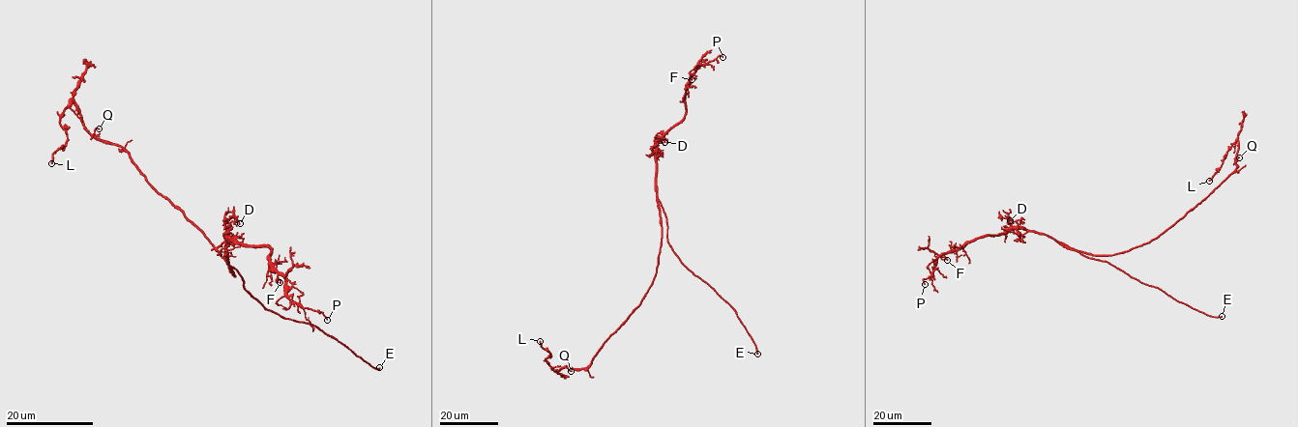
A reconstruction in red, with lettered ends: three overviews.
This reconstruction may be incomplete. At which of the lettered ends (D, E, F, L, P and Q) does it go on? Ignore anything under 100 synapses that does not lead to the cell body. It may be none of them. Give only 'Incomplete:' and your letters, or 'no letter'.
Incomplete: E

